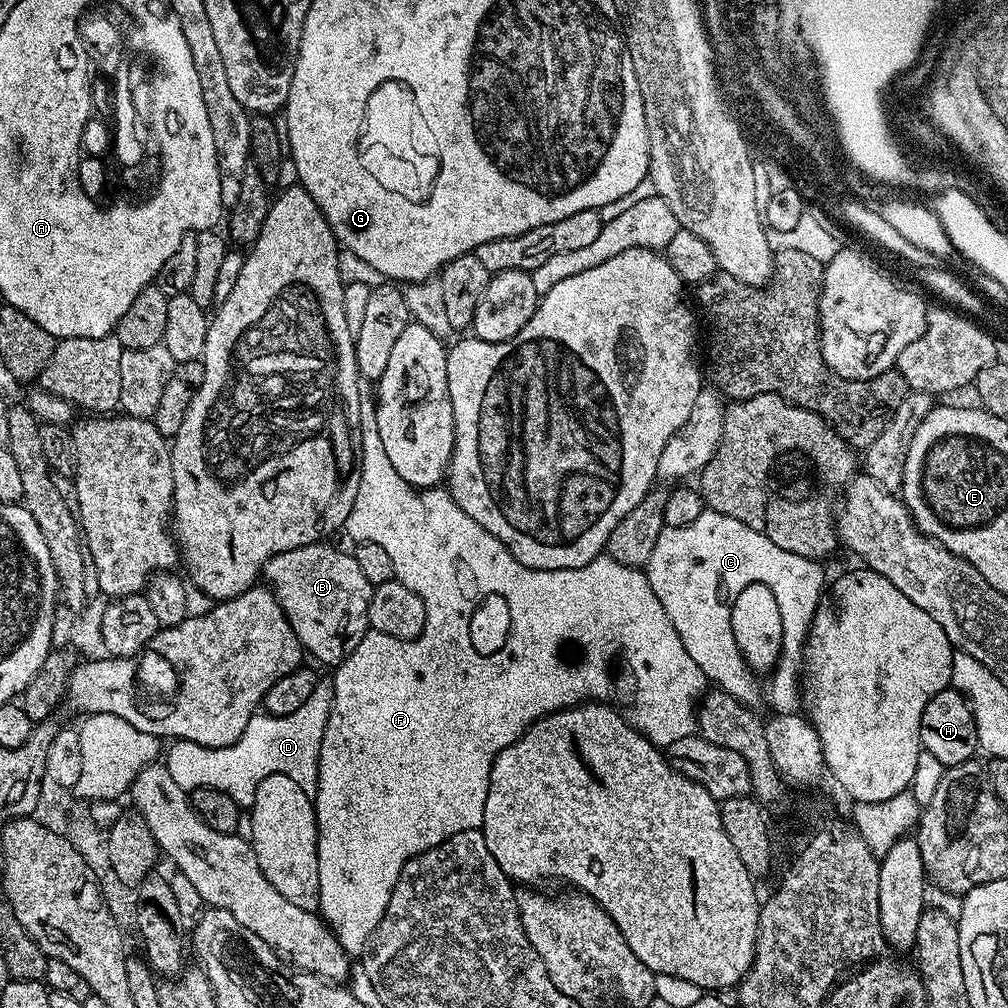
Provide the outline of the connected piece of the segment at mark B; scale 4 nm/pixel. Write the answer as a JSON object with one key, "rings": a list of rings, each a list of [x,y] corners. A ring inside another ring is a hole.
{"rings":[[[332,542],[298,546],[298,550],[286,550],[282,554],[274,554],[274,558],[266,562],[262,576],[267,587],[271,588],[272,593],[278,598],[286,618],[294,632],[298,634],[300,644],[309,657],[313,656],[314,659],[321,660],[329,666],[338,665],[370,631],[368,611],[374,585],[368,581],[366,574],[362,574],[362,569],[358,567],[355,555],[351,551],[339,552]]]}

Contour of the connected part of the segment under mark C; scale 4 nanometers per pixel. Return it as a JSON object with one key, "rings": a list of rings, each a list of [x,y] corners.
{"rings":[[[705,510],[702,514],[698,514],[698,518],[694,518],[694,522],[690,522],[690,526],[678,526],[677,528],[665,526],[662,530],[662,534],[658,534],[658,543],[654,546],[654,550],[650,554],[650,562],[646,565],[646,575],[650,582],[650,590],[654,590],[654,594],[658,594],[658,602],[662,602],[662,610],[666,610],[666,614],[670,614],[670,622],[674,622],[674,630],[678,630],[678,638],[682,638],[682,646],[686,646],[686,654],[690,654],[690,658],[694,658],[694,662],[698,662],[698,670],[702,670],[705,681],[711,682],[717,689],[728,692],[729,695],[747,706],[758,705],[756,703],[760,700],[760,684],[756,681],[759,680],[757,673],[753,672],[752,669],[748,667],[748,663],[742,658],[742,654],[738,650],[738,642],[734,642],[732,607],[738,598],[738,594],[742,594],[742,590],[746,590],[746,586],[761,584],[772,591],[774,598],[780,604],[782,650],[780,652],[780,661],[776,663],[776,667],[773,668],[770,673],[770,679],[772,679],[772,681],[768,684],[768,696],[772,699],[773,706],[776,707],[773,709],[775,709],[777,713],[782,713],[793,711],[802,700],[802,661],[804,659],[804,644],[808,641],[808,631],[812,625],[816,607],[820,604],[820,598],[826,591],[824,572],[820,567],[821,565],[817,563],[817,561],[811,560],[810,558],[802,558],[798,554],[790,554],[790,550],[782,550],[782,546],[774,546],[774,542],[770,542],[770,538],[766,538],[766,534],[762,534],[758,530],[750,530],[750,526],[738,522],[738,518],[730,518],[726,514],[718,514],[711,510]]]}

